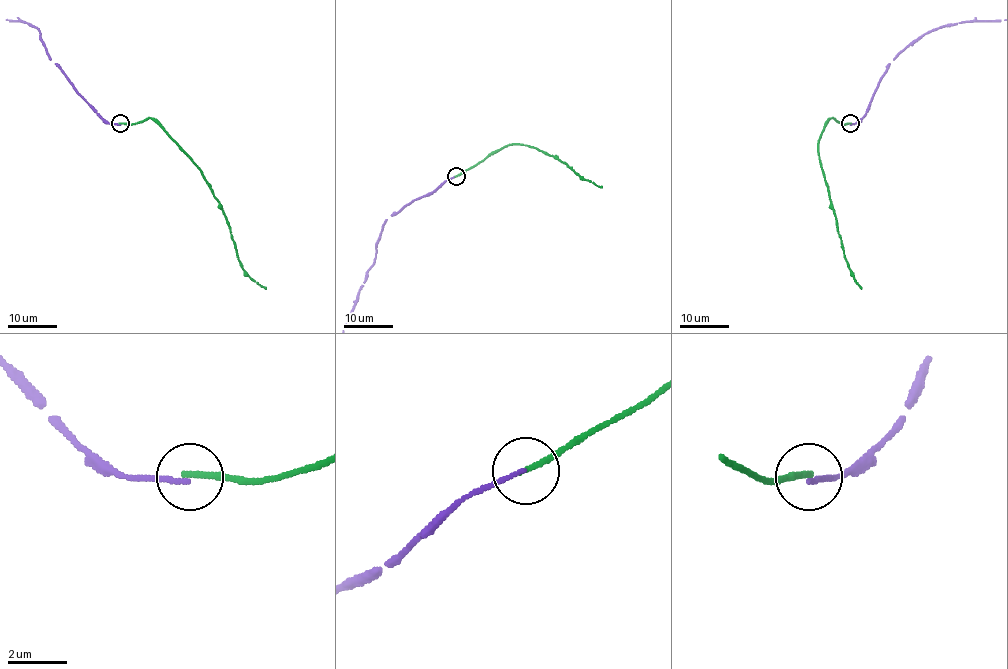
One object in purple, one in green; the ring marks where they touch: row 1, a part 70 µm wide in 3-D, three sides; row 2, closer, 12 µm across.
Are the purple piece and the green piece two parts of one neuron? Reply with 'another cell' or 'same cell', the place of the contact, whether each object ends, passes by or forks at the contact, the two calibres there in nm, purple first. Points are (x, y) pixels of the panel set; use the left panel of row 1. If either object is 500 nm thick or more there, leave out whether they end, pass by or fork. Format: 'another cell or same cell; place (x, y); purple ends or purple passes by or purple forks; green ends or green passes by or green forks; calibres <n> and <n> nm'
another cell; place (120, 123); purple ends; green ends; calibres 140 and 200 nm

